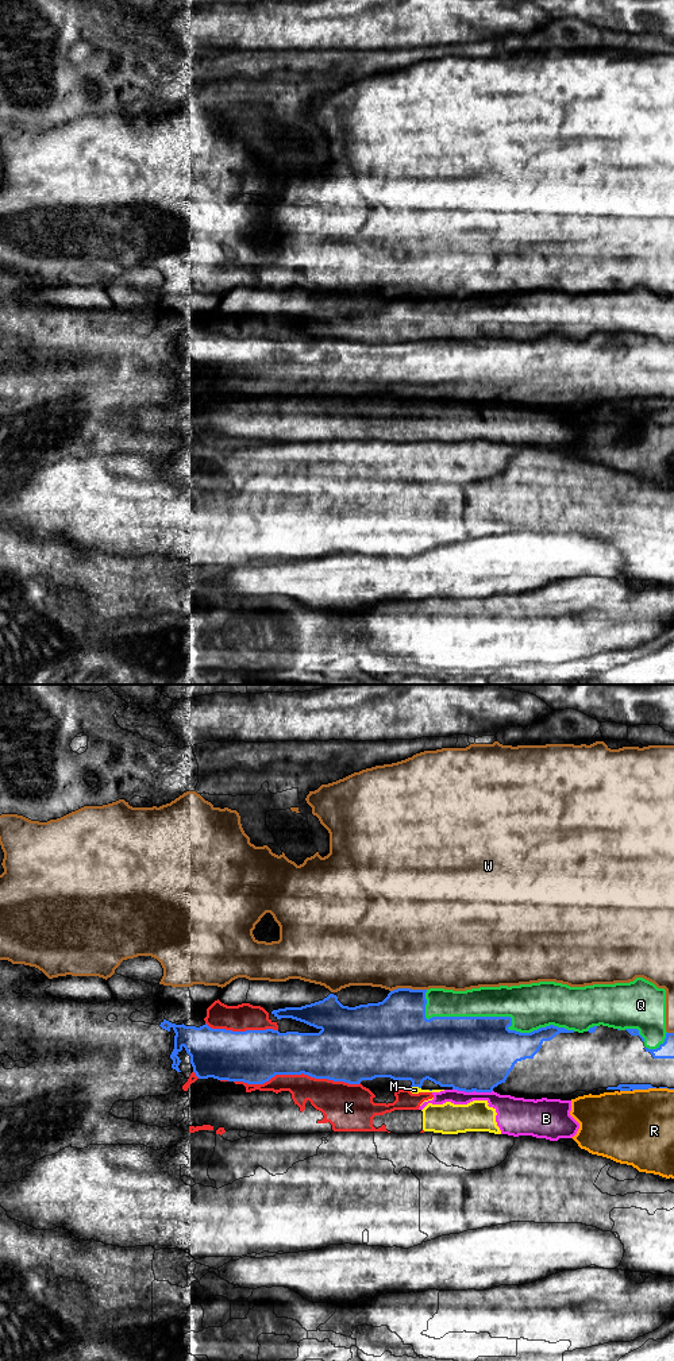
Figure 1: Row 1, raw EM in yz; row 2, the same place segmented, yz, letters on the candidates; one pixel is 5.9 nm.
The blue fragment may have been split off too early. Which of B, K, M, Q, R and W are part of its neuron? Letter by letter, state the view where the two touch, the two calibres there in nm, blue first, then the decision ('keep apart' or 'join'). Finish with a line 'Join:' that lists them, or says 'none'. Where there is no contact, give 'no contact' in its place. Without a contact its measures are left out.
B: yz | 440/160 nm | keep apart
K: yz | 320/200 nm | keep apart
M: yz | 400/50 nm | keep apart
Q: yz | 440/280 nm | keep apart
R: yz | 50/440 nm | keep apart
W: yz | 360/500 nm | keep apart
Join: none

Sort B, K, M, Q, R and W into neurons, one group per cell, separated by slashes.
B K M / Q / R / W

